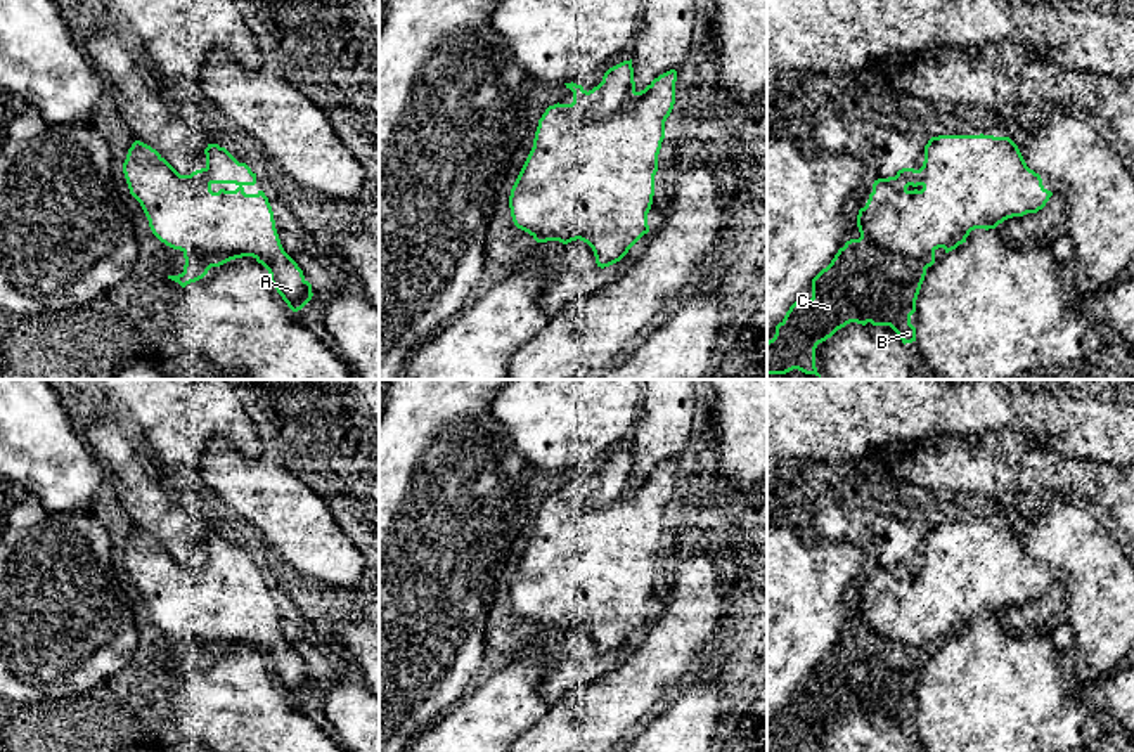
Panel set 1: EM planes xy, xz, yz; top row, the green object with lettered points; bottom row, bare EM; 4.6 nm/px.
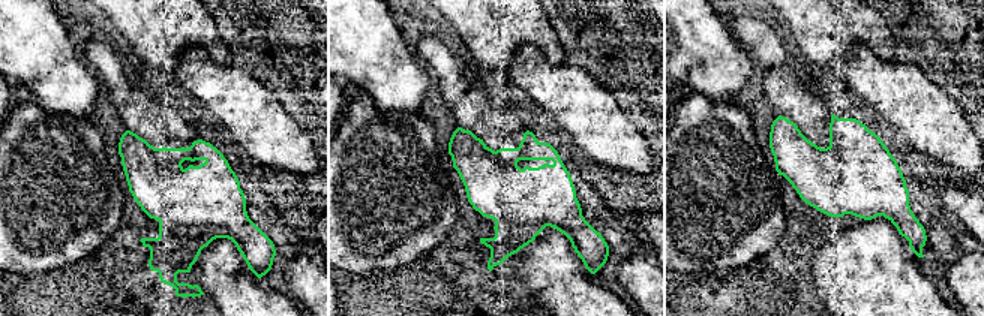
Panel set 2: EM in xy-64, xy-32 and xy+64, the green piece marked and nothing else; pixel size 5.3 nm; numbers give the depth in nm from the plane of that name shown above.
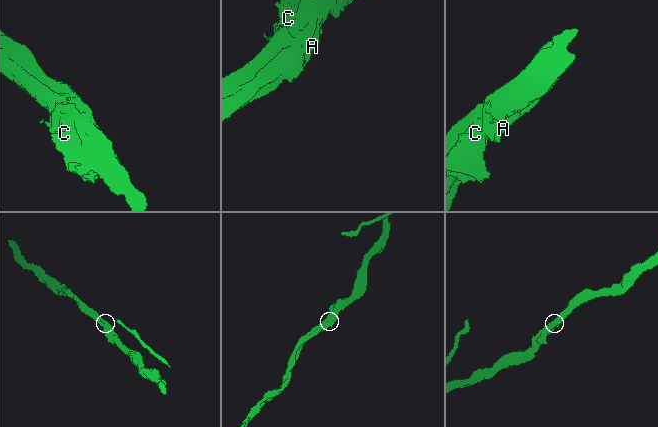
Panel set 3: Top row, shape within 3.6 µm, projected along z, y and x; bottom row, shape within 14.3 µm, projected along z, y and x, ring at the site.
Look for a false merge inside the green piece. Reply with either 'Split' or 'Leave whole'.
Leave whole

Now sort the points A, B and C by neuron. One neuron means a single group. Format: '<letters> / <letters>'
A B C

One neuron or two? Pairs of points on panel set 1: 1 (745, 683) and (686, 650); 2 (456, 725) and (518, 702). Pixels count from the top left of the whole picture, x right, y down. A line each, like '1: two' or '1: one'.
1: two
2: one

